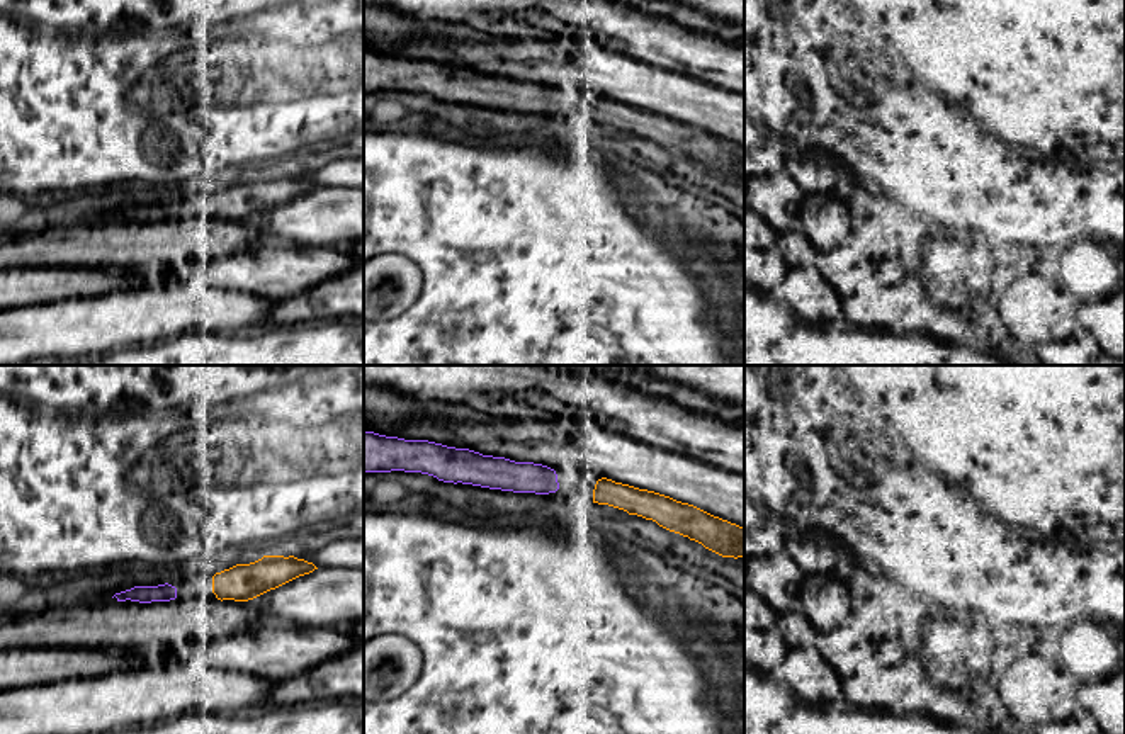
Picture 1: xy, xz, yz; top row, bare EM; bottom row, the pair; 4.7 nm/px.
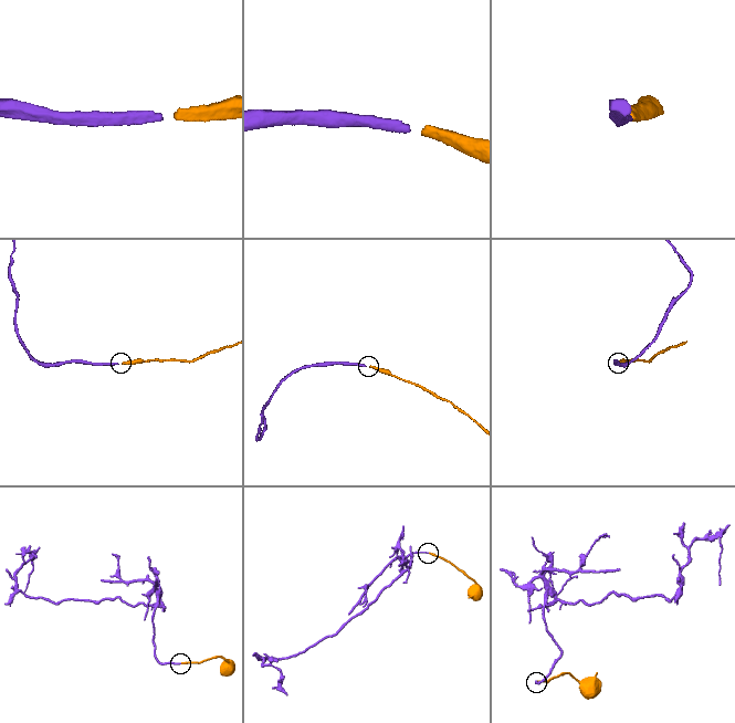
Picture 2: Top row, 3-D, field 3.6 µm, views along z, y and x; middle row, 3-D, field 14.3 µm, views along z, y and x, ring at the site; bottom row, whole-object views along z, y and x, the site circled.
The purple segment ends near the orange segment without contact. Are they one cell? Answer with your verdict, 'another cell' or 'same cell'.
same cell

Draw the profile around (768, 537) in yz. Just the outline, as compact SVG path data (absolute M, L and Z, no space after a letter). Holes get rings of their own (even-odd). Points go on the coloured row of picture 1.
M770 520L744 532L744 561L785 550L789 537L787 530Z

